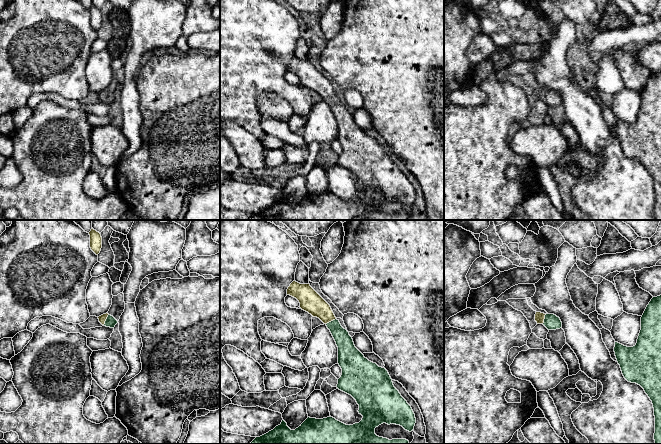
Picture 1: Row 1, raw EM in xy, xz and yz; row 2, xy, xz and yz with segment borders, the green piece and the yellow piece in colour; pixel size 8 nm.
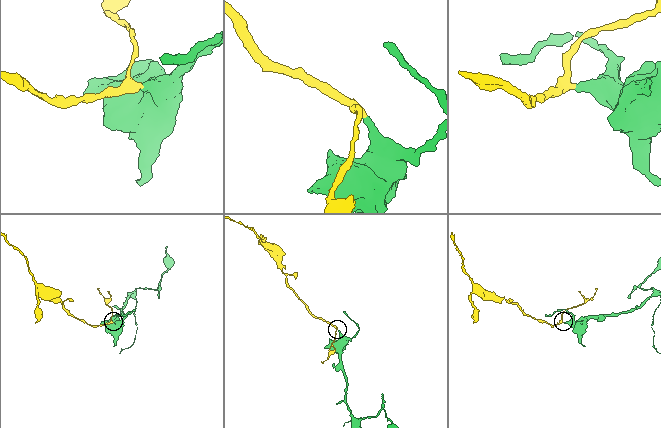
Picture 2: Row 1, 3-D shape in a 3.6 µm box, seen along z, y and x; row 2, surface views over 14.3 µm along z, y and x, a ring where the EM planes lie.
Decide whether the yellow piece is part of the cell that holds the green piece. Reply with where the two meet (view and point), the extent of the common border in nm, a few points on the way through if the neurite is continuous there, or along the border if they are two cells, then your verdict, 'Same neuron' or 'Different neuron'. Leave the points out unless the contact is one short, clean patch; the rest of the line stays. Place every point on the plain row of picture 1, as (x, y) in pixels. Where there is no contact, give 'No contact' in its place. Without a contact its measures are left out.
Touches green at xy (106, 95). Shared border 100 nm. Path across: xy (110, 98), (106, 95), (102, 94). Same neuron

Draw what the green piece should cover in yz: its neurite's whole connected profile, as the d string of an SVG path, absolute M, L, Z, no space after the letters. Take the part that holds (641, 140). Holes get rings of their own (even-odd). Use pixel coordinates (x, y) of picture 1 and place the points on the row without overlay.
M661 71L653 73L641 93L641 106L633 123L615 118L615 132L624 154L640 161L652 177L655 192L655 220L661 220Z

